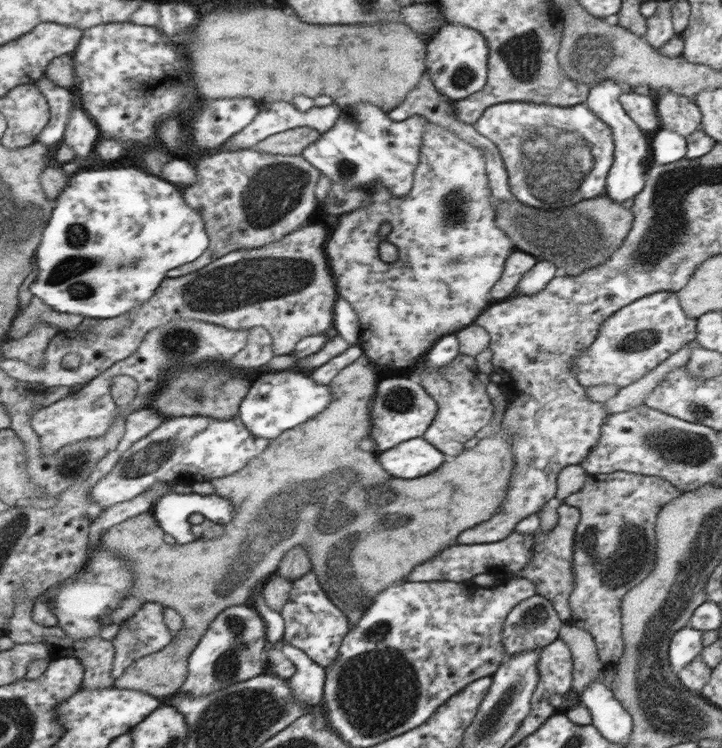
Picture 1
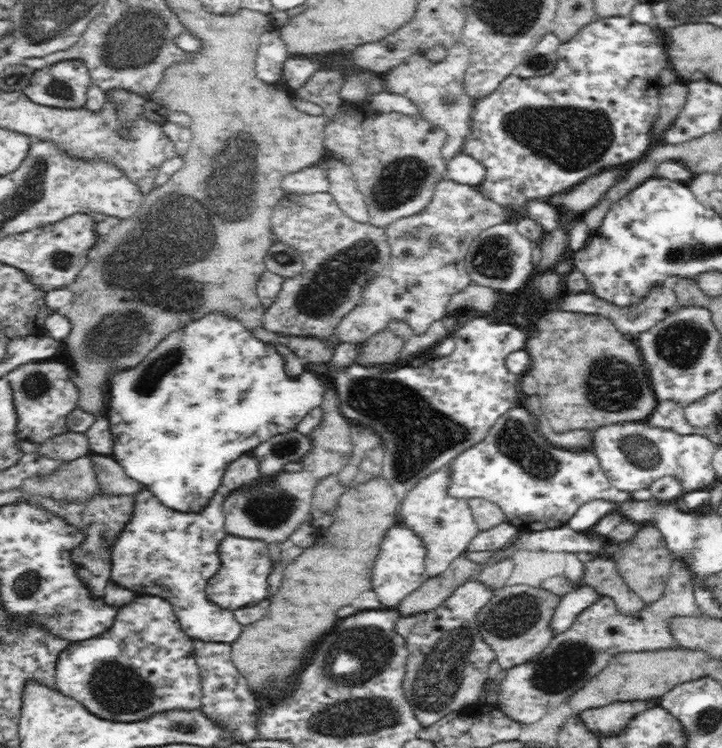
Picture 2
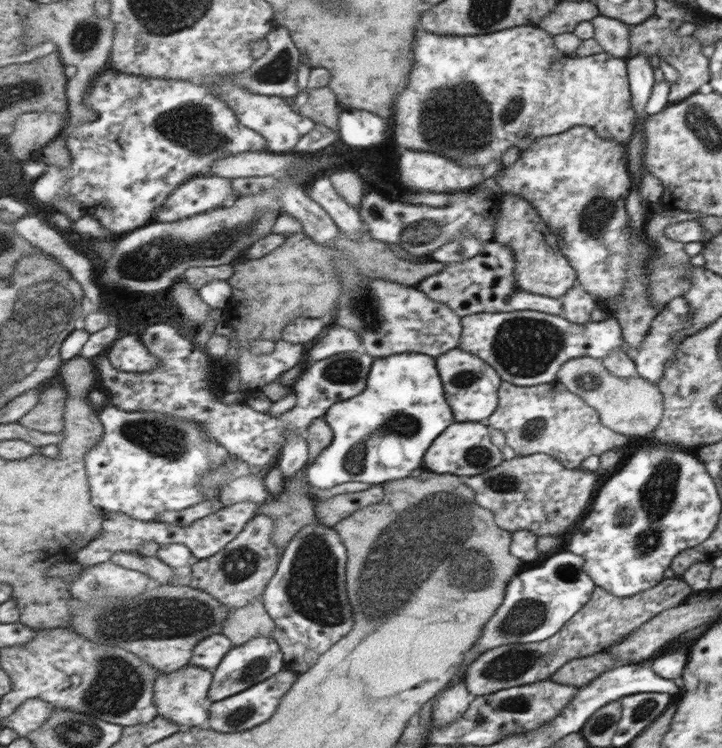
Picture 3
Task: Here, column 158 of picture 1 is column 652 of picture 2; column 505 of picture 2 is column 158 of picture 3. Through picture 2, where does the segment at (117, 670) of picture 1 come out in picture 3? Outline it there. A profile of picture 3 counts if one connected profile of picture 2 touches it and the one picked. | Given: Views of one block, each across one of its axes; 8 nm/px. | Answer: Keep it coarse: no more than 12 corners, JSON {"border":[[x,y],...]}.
{"border":[[210,670],[159,671],[157,715],[184,729],[211,716]]}

